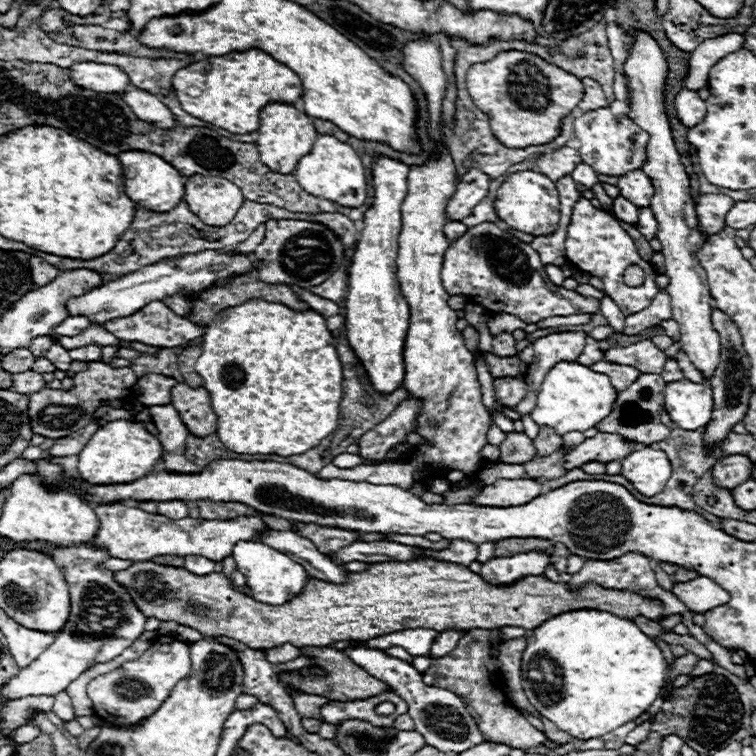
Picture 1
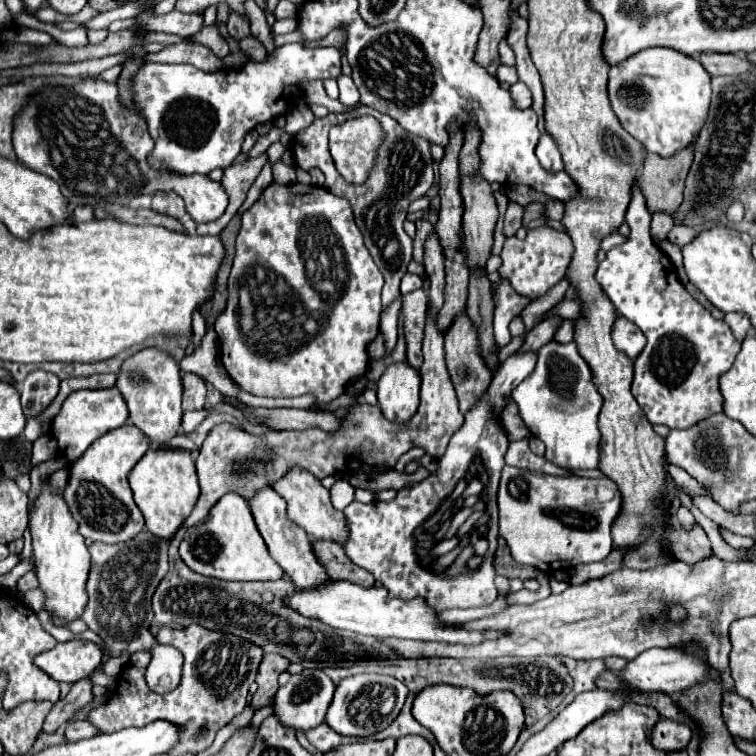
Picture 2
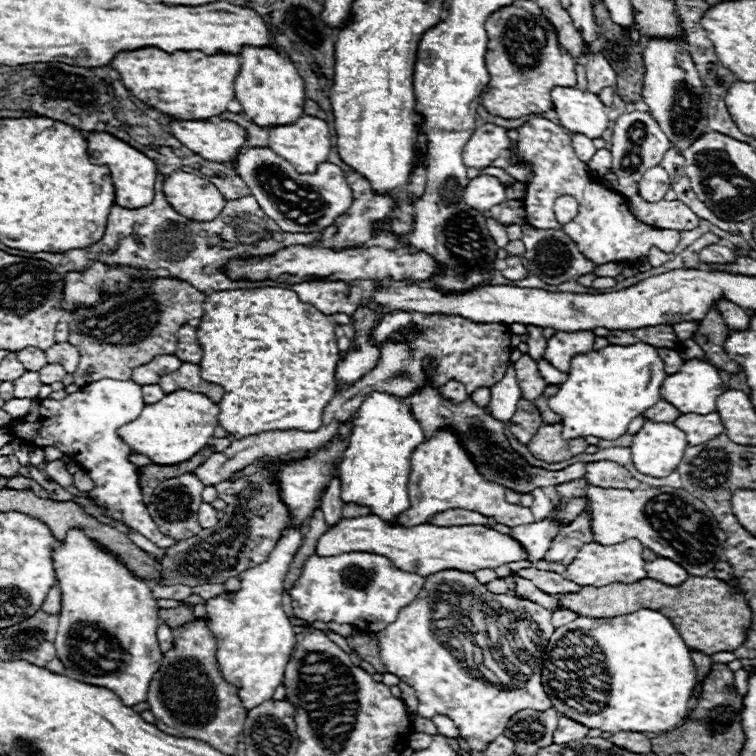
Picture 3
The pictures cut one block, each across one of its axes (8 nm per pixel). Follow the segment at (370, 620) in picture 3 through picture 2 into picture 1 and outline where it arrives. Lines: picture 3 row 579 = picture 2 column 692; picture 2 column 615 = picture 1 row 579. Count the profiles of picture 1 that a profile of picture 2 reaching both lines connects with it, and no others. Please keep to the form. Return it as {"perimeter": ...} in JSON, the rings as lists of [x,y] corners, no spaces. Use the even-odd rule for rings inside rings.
{"perimeter":[[[240,540],[232,550],[234,550],[232,556],[236,560],[236,566],[246,576],[248,586],[252,588],[252,596],[258,602],[282,604],[282,602],[290,600],[292,596],[296,596],[306,584],[306,578],[308,578],[306,570],[298,562],[290,560],[286,554],[268,548],[266,544],[260,544],[260,542],[254,542],[254,540],[248,540],[248,542]]]}

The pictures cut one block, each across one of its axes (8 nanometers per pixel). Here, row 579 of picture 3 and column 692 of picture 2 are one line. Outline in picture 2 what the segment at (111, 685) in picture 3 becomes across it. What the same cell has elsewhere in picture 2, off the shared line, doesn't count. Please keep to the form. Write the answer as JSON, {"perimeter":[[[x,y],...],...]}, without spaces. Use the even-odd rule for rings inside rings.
{"perimeter":[[[648,48],[610,68],[608,94],[622,128],[642,142],[648,152],[668,158],[690,146],[706,122],[710,74],[692,56],[672,48]]]}

